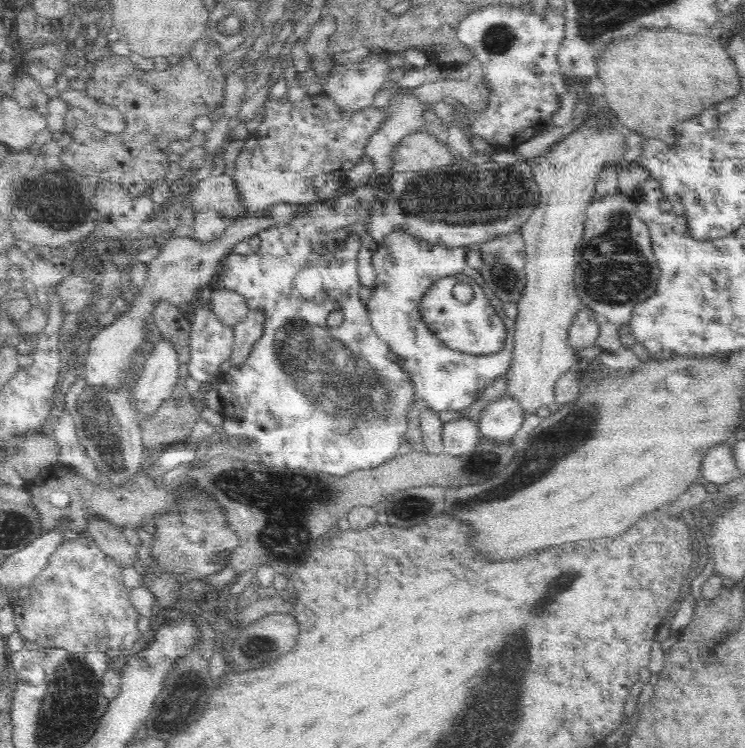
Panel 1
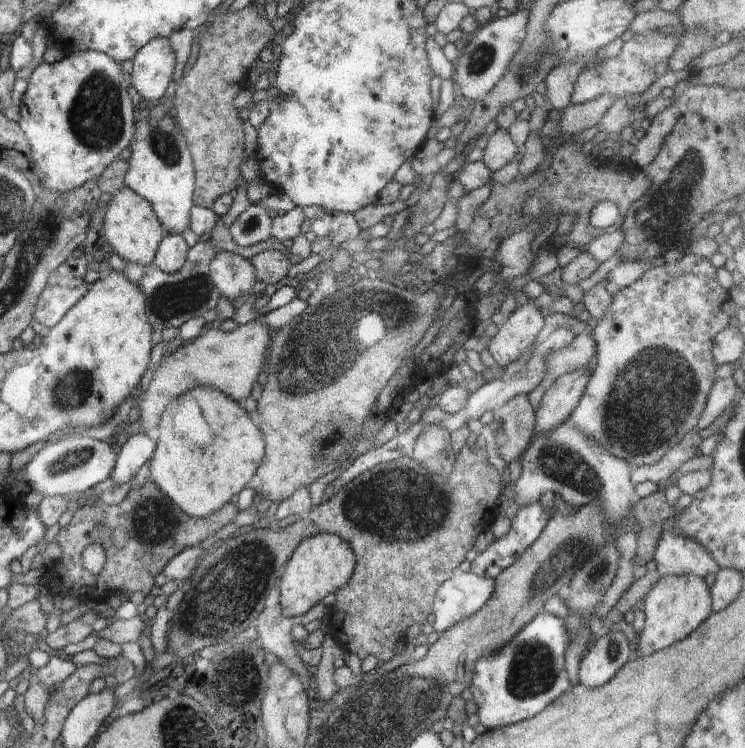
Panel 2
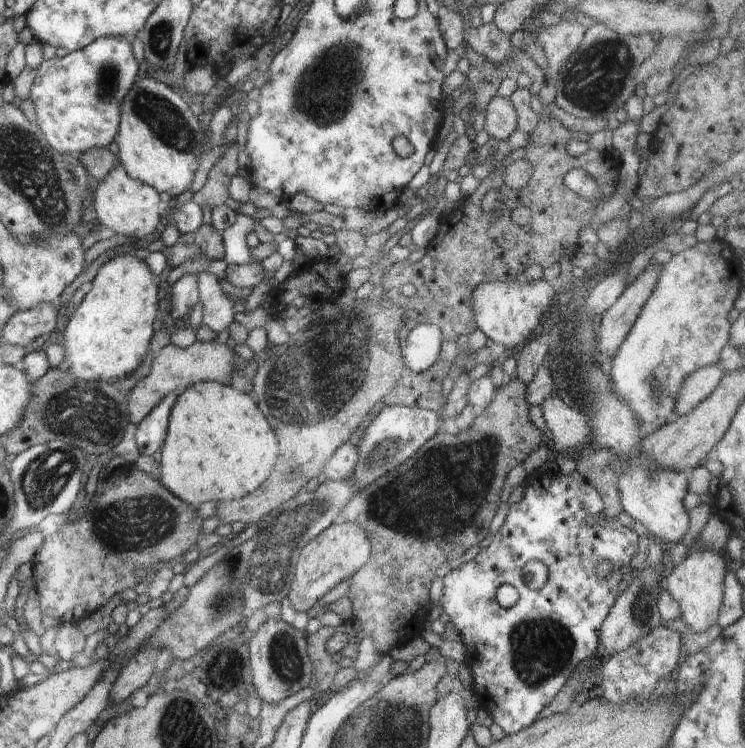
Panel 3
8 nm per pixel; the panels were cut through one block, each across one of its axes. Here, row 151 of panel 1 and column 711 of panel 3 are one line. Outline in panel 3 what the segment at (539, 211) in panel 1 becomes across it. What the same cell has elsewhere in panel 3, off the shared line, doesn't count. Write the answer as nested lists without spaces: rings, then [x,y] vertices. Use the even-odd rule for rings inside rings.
[[[708,547],[706,550],[690,552],[665,576],[663,587],[680,604],[682,621],[692,632],[700,634],[717,623],[723,603],[724,579],[727,571],[726,560],[720,555],[719,550]]]

